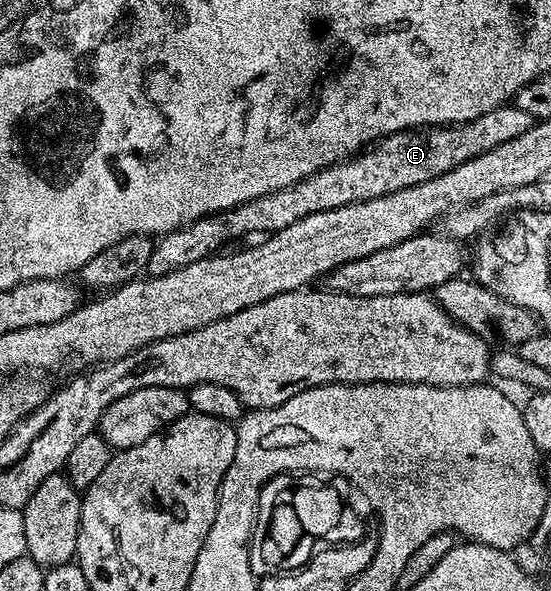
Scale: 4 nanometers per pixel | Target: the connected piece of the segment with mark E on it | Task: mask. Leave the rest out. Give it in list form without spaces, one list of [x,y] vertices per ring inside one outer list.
[[[504,105],[468,123],[384,135],[379,142],[371,144],[358,155],[322,167],[291,187],[270,191],[253,201],[245,201],[216,215],[206,215],[204,219],[192,223],[184,223],[183,226],[168,231],[166,235],[158,236],[157,242],[151,248],[151,256],[147,259],[146,274],[167,274],[191,262],[201,261],[202,258],[216,254],[222,248],[219,247],[222,243],[239,239],[242,235],[255,235],[258,231],[277,232],[309,214],[385,197],[418,183],[433,181],[433,177],[441,177],[441,173],[449,173],[449,169],[457,169],[457,165],[465,165],[465,161],[481,157],[481,153],[489,153],[489,149],[497,149],[497,145],[513,141],[513,137],[521,137],[521,133],[529,133],[532,126],[531,115],[525,113],[525,109]]]

